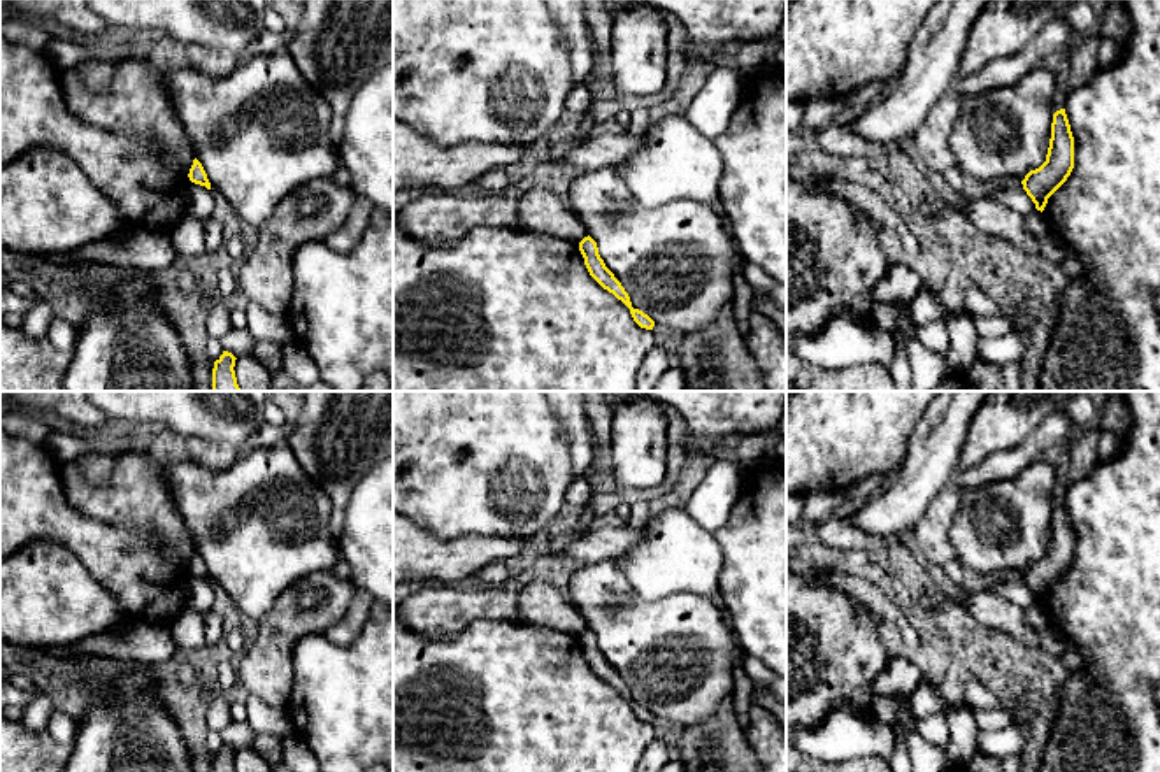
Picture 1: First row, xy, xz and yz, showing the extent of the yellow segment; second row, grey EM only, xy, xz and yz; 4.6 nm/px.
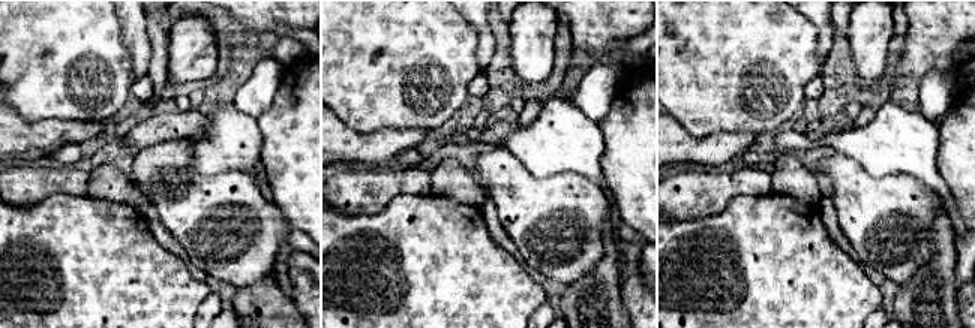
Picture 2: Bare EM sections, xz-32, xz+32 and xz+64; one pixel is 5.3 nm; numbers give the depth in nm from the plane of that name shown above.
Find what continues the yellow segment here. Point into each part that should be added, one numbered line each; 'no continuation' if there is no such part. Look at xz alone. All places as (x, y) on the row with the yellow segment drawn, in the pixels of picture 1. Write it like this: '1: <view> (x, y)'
no continuation

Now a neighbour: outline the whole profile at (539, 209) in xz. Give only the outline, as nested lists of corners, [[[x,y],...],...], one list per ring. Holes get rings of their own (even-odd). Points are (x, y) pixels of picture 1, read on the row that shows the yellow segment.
[[[532,188],[518,200],[518,228],[544,232],[579,244],[588,232],[565,198]]]

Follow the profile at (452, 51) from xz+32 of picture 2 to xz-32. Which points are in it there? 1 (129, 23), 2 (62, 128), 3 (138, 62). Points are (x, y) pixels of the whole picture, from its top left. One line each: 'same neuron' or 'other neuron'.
1: other neuron
2: other neuron
3: other neuron

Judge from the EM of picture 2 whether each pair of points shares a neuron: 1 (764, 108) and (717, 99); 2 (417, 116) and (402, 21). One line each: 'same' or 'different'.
1: same
2: same

